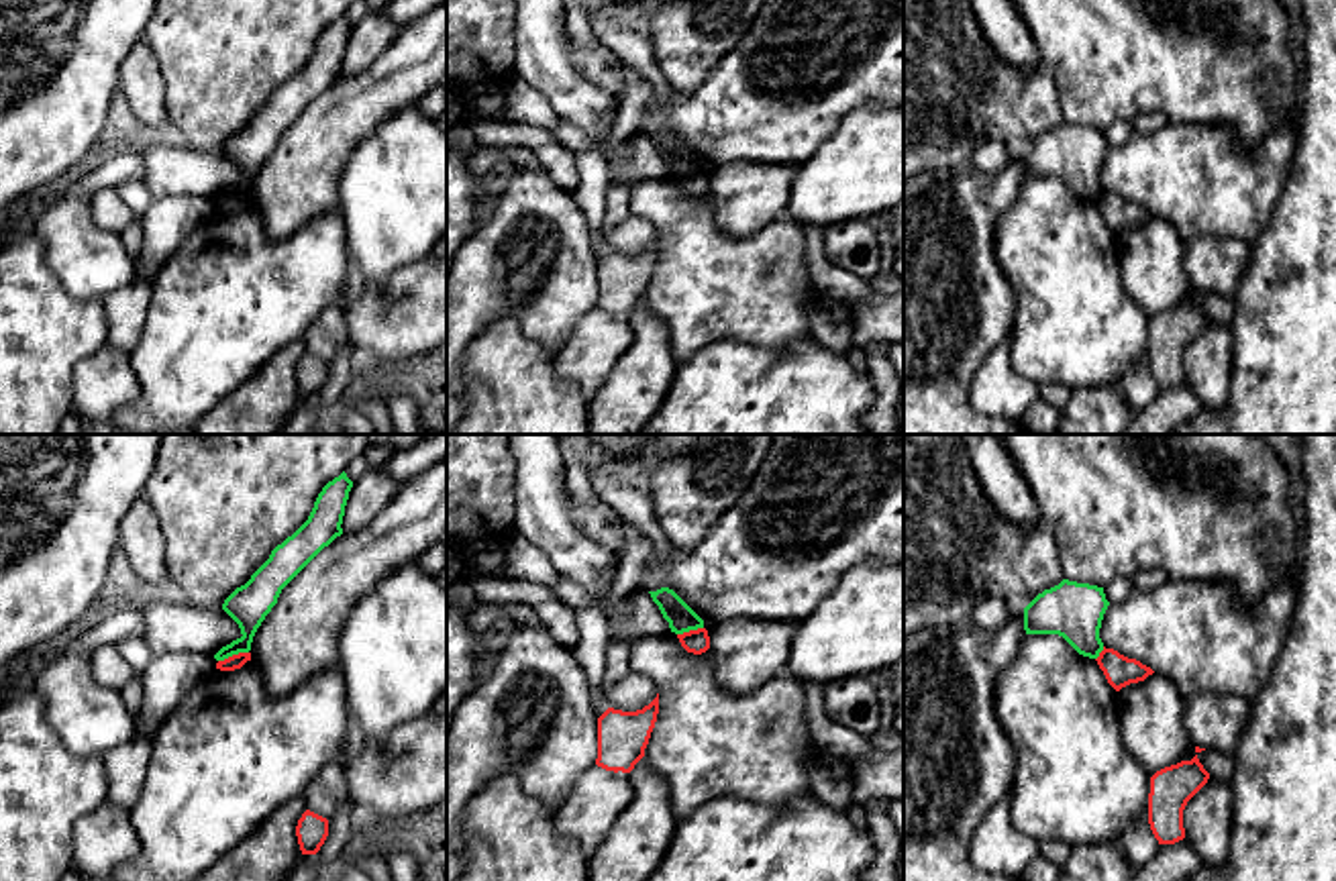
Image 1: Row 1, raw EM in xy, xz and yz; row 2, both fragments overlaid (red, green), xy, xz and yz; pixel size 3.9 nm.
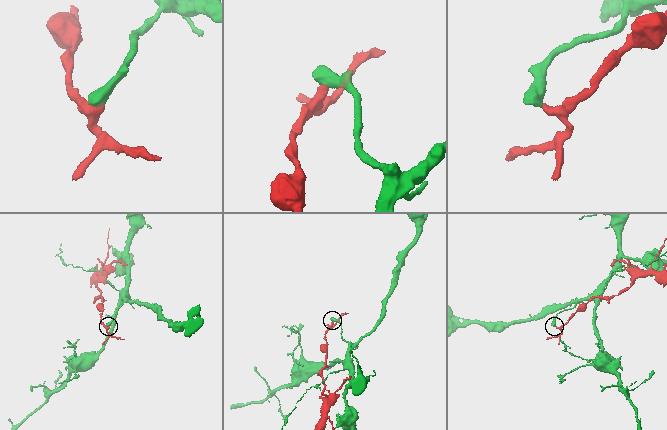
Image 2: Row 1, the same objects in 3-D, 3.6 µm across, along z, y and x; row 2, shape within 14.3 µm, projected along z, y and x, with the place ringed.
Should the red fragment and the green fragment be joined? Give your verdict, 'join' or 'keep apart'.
keep apart

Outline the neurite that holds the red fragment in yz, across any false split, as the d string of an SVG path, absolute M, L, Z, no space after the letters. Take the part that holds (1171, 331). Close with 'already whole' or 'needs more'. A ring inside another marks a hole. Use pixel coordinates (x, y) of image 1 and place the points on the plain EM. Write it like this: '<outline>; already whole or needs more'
M1197 298L1150 320L1148 367L1159 387L1175 387L1185 381L1183 353L1207 322L1210 316Z; already whole

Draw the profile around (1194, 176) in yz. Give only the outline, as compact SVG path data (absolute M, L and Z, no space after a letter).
M1167 122L1152 135L1134 135L1126 145L1108 149L1099 182L1106 192L1114 192L1128 202L1136 202L1171 222L1185 245L1195 239L1240 239L1254 245L1267 230L1279 196L1289 177L1289 165L1297 147L1297 133L1281 126L1252 149L1238 149L1232 133L1224 124L1177 124Z

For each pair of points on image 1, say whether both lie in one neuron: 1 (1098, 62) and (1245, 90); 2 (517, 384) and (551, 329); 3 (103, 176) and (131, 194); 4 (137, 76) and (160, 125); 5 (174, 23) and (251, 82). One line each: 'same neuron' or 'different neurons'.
1: same neuron
2: different neurons
3: different neurons
4: same neuron
5: same neuron

